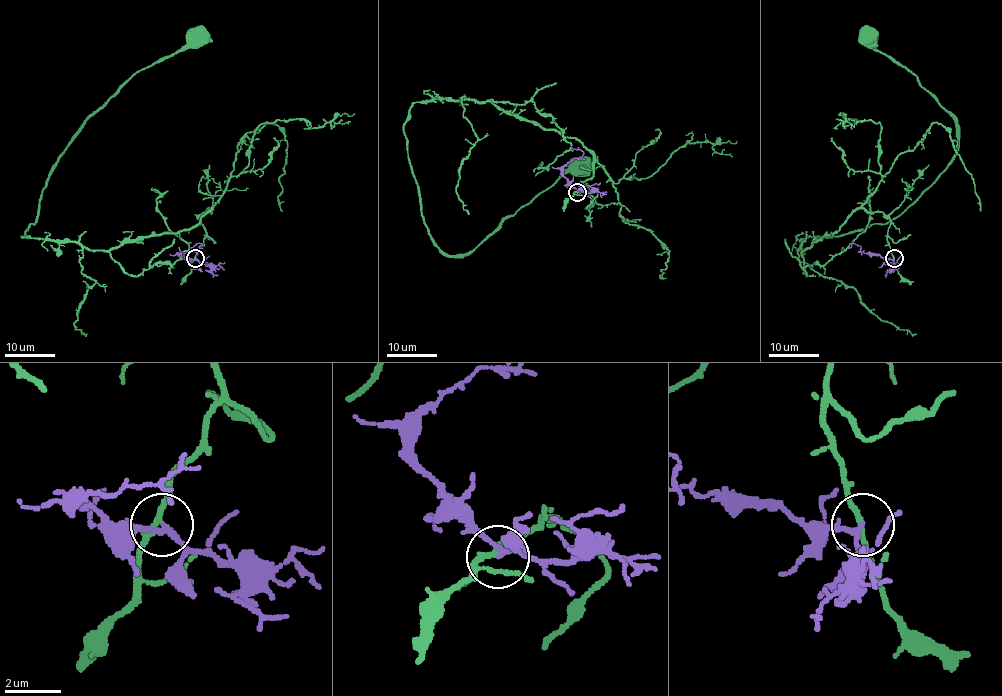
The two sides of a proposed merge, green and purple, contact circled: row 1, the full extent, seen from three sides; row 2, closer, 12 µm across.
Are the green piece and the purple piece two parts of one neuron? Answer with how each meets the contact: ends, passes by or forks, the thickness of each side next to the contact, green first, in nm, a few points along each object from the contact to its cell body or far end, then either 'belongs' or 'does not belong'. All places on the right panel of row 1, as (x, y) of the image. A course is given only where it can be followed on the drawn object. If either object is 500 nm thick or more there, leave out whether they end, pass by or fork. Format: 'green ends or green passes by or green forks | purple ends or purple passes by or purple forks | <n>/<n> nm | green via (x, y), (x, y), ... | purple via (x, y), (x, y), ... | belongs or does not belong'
green passes by | purple passes by | 190/160 nm | green via (894, 257), (889, 218), (863, 208), (802, 250), (805, 238), (897, 218), (957, 149), (954, 118), (868, 34) | purple via (894, 259), (860, 251), (854, 243), (847, 248) | does not belong

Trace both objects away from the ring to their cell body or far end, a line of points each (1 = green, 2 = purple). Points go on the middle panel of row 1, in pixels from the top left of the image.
1: (577, 192), (592, 156), (489, 101), (414, 103), (404, 125), (420, 214), (447, 255), (471, 252), (581, 166)
2: (577, 192), (562, 168), (571, 161), (581, 158), (583, 152), (571, 145)

